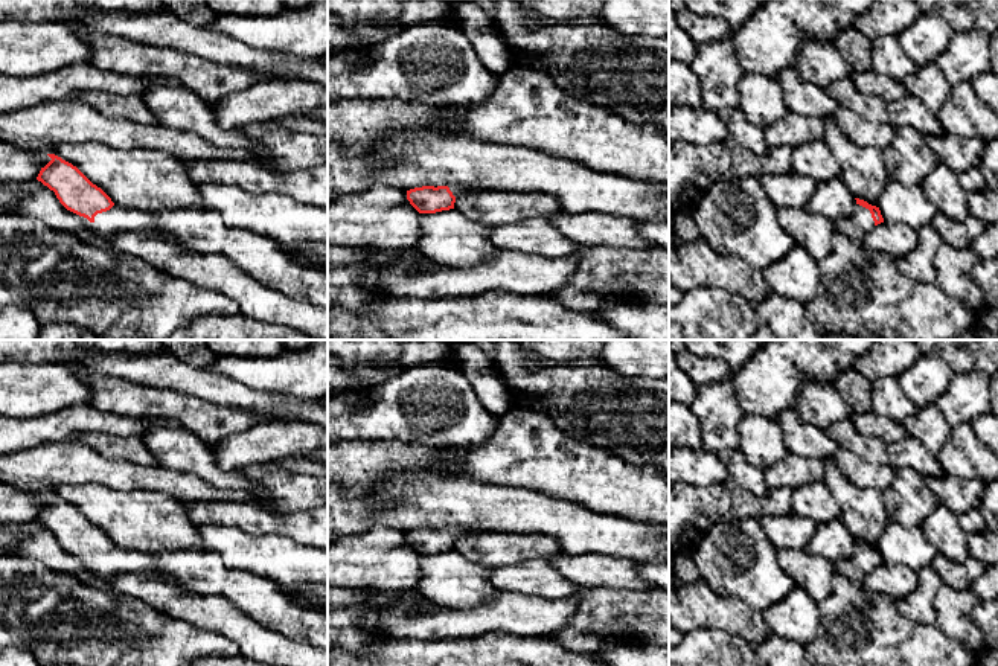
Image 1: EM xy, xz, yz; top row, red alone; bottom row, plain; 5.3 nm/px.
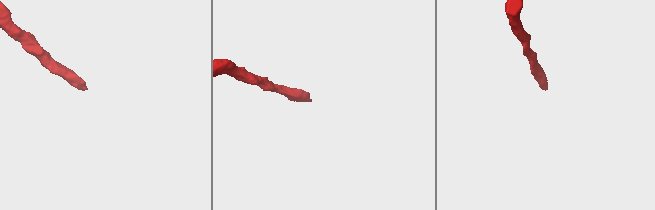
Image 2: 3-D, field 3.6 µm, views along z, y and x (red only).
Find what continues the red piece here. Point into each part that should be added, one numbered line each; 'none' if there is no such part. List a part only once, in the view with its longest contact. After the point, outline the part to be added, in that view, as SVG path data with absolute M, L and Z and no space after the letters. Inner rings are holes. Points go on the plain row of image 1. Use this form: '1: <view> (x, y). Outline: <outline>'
1: yz (860, 564). Outline: M855 546L855 553L847 559L833 562L835 572L846 576L852 584L861 585L864 578L875 568L868 550Z

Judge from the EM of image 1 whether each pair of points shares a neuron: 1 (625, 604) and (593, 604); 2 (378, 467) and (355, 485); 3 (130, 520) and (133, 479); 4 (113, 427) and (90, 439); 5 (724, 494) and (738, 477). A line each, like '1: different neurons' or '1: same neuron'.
1: same neuron
2: same neuron
3: different neurons
4: different neurons
5: different neurons

